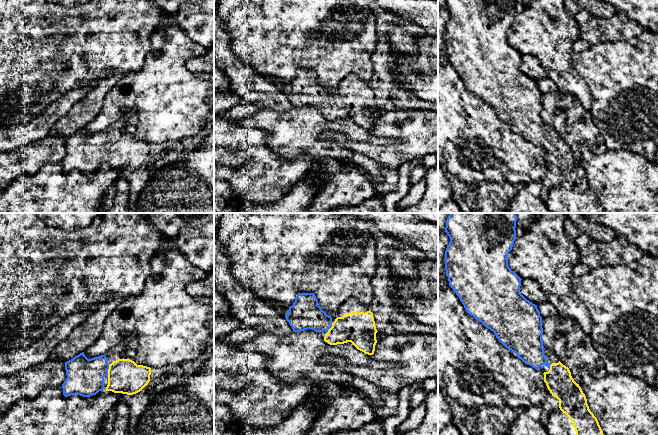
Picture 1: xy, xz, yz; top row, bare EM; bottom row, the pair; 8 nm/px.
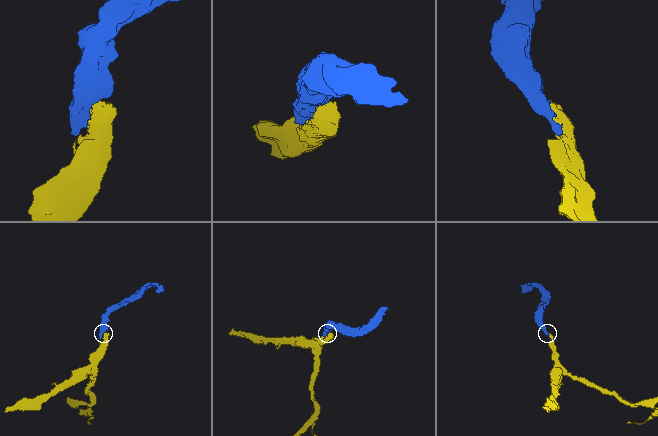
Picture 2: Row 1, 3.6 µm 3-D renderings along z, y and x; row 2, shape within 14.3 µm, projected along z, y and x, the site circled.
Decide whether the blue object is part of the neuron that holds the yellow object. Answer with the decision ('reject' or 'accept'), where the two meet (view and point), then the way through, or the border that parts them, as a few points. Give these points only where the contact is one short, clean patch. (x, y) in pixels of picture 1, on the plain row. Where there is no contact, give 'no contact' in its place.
accept; contact xy (108, 146)

